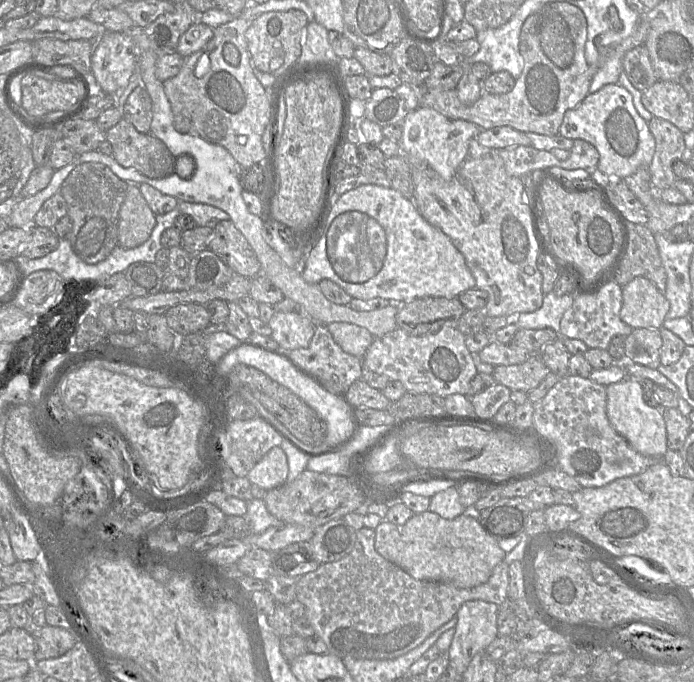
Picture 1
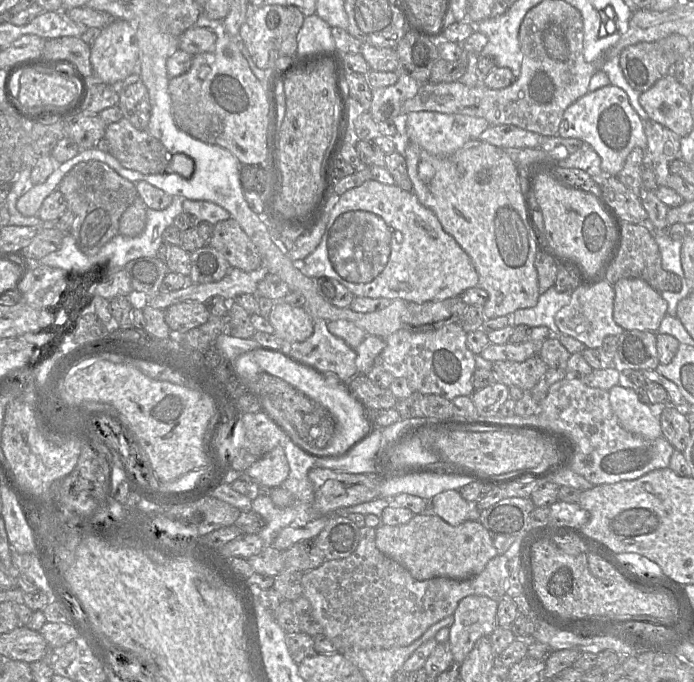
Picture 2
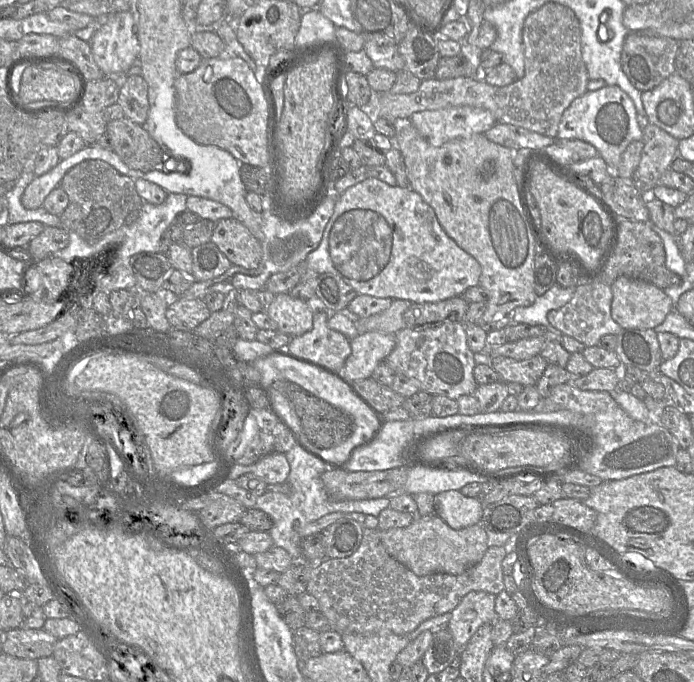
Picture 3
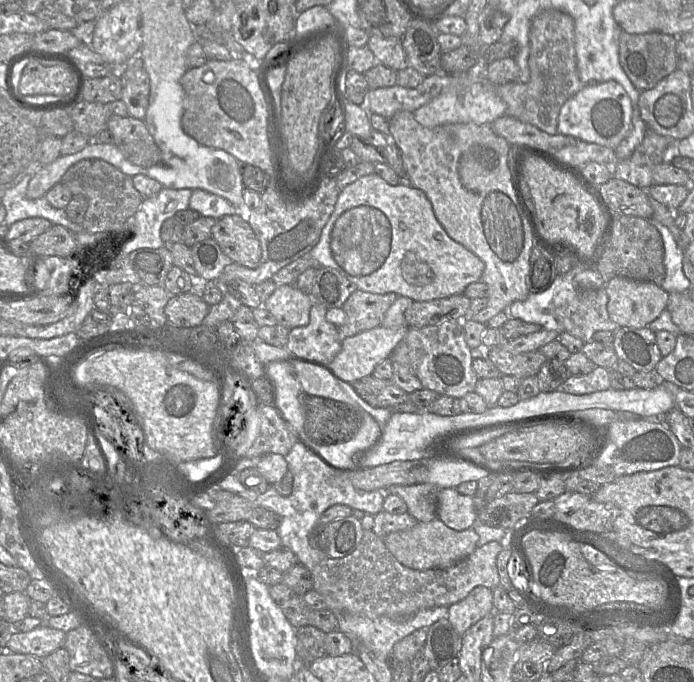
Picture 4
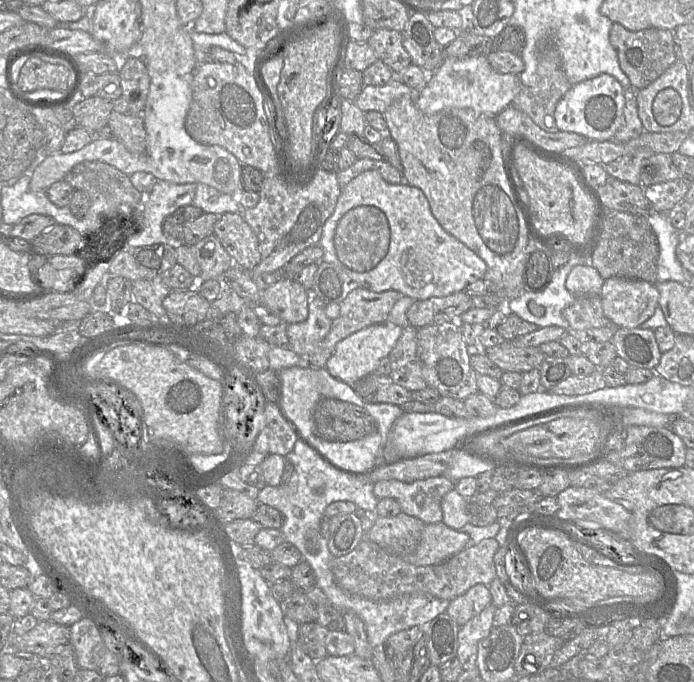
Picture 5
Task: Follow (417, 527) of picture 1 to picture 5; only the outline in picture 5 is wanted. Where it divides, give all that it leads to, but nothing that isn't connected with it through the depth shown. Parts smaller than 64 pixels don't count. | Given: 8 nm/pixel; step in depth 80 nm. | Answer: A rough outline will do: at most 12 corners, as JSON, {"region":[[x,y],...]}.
{"region":[[426,524],[416,549],[399,557],[439,564],[466,548],[469,534]]}

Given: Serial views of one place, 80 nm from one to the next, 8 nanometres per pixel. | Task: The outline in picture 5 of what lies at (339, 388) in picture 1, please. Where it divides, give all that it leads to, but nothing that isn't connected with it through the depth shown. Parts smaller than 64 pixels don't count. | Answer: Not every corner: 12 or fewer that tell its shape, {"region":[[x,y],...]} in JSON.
{"region":[[312,296],[307,319],[287,326],[287,347],[307,361],[331,329]]}

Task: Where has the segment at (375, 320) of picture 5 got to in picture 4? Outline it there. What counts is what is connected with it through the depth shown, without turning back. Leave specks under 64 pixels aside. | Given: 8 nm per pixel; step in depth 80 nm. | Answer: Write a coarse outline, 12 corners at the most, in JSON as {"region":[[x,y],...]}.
{"region":[[353,292],[342,306],[341,342],[380,326],[395,293]]}

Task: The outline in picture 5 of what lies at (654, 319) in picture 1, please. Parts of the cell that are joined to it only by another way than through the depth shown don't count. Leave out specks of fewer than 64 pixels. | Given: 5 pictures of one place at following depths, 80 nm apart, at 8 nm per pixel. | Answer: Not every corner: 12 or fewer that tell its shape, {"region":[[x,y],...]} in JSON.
{"region":[[609,278],[600,298],[615,328],[638,328],[658,307],[643,280]]}

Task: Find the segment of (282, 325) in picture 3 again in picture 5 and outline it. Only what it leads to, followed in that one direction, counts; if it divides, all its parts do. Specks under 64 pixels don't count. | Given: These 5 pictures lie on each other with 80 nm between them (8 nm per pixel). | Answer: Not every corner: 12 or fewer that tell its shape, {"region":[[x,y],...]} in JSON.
{"region":[[281,276],[260,293],[260,302],[283,323],[303,322],[311,291]]}

